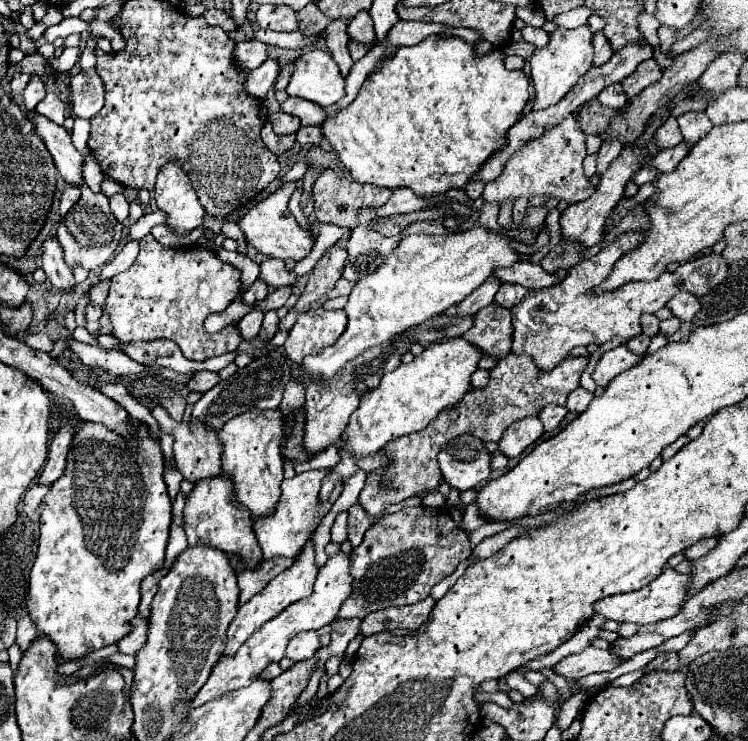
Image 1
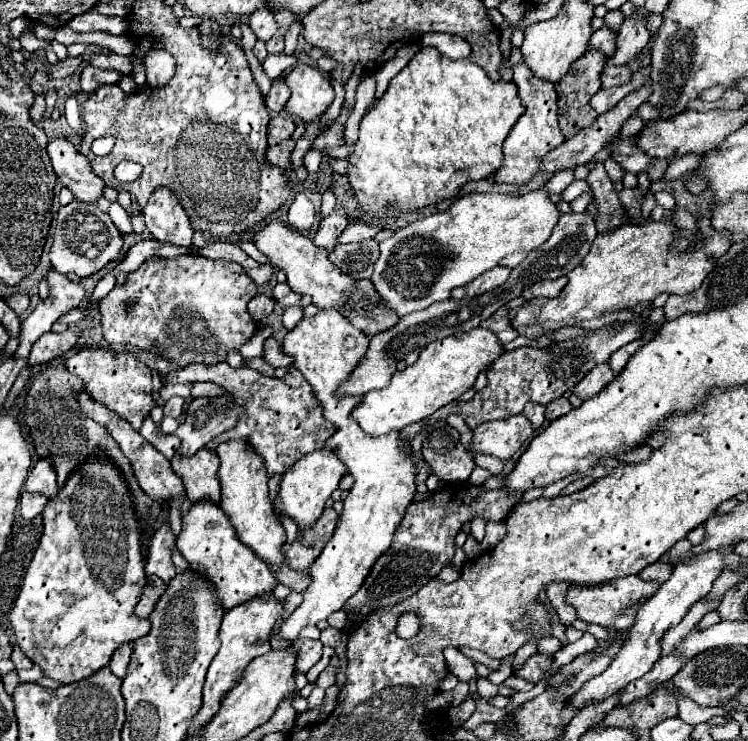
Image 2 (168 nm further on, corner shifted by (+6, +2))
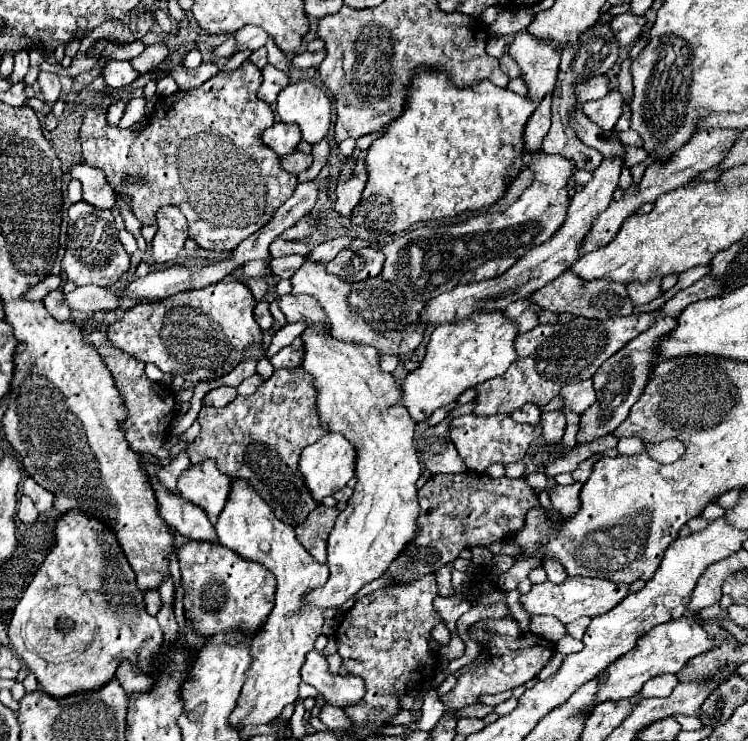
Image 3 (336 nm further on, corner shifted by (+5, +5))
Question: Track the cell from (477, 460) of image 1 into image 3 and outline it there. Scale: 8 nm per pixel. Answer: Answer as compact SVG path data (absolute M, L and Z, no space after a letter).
M473 402L457 405L457 410L451 416L447 416L437 426L427 428L417 438L415 444L419 450L419 458L431 474L459 474L459 472L467 470L465 462L461 462L461 456L457 454L457 450L449 438L449 422L451 422L451 418L458 415L471 414L473 410Z

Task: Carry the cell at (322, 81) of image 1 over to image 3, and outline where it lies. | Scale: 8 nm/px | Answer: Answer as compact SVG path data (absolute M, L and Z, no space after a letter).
M299 80L279 92L277 114L285 124L299 124L311 146L325 138L331 124L331 100L311 80Z

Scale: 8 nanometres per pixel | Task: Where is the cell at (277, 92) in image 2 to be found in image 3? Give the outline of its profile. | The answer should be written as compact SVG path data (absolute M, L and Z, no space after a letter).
M265 66L263 68L263 82L257 90L257 98L265 100L267 104L273 104L277 100L277 94L289 84L289 78L285 78L285 74L281 74L281 70L277 70L275 66Z

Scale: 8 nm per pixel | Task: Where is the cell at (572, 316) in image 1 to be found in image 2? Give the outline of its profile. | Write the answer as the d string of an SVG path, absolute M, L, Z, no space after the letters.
M652 221L648 225L620 225L600 233L584 261L568 273L568 283L558 297L534 297L526 301L526 305L508 311L512 327L528 339L540 339L548 331L578 327L582 321L626 311L638 303L648 303L660 293L684 295L696 291L714 269L716 261L730 249L732 241L728 233L716 231L712 237L704 239L702 249L694 249L692 253L670 253L668 245L674 239L672 231L672 223Z

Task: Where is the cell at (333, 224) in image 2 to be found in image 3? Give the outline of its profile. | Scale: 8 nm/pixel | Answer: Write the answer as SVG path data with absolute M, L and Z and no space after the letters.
M359 170L359 172L353 172L345 182L339 182L337 186L337 204L335 204L335 210L341 214L341 216L351 216L353 208L359 204L359 196L365 188L365 182L367 182L367 172Z

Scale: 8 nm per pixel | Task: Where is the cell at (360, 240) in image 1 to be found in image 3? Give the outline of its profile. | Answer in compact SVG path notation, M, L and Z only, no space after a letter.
M361 248L361 250L341 250L327 266L327 274L333 274L347 282L359 282L367 278L379 276L383 268L383 252L373 248Z

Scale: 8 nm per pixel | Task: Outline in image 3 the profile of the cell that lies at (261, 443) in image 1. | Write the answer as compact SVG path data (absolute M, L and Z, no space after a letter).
M233 482L231 496L227 500L225 510L219 516L215 526L217 536L223 546L239 554L241 558L261 562L267 570L275 574L277 590L275 590L275 606L263 624L261 632L253 638L251 644L251 668L247 670L247 680L243 684L237 708L231 714L231 724L269 724L273 718L281 714L287 704L293 704L299 698L301 676L299 670L305 662L307 652L313 650L317 636L321 634L321 626L325 622L323 608L315 608L305 604L305 598L311 590L321 588L329 578L327 564L319 564L295 538L291 526L285 526L281 520L273 518L273 512L265 502L261 502L259 494L253 494L245 482Z

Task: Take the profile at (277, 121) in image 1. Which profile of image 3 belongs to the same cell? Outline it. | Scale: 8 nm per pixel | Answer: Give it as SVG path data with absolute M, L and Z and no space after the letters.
M277 122L271 128L267 128L261 138L263 138L263 144L269 146L275 154L287 156L297 150L297 144L301 142L301 130L299 126Z

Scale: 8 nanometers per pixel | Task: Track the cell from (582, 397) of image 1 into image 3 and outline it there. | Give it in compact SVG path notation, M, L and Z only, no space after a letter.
M555 410L555 412L545 412L541 414L541 428L543 428L543 438L547 444L557 444L565 432L565 414Z

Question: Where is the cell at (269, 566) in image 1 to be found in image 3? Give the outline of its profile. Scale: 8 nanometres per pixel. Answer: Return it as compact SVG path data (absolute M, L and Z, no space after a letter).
M319 504L319 508L313 510L313 514L309 514L305 524L301 524L295 530L297 540L321 564L327 562L327 536L335 526L337 516L339 516L337 508L327 508Z

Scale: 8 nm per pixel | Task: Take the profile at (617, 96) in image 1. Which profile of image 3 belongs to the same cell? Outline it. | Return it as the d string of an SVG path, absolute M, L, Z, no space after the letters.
M613 90L607 96L593 100L593 102L585 102L583 104L583 112L589 116L591 122L595 122L601 130L609 132L613 130L615 122L619 120L621 112L623 112L623 96Z

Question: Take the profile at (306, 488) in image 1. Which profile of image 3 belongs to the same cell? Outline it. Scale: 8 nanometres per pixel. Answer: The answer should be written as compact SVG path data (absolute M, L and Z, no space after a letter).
M327 432L315 444L307 446L301 452L299 468L301 468L301 474L305 476L305 482L309 484L313 498L317 498L317 502L321 502L329 494L335 494L337 490L341 490L355 476L355 458L357 458L357 452L355 452L353 444L339 432Z

